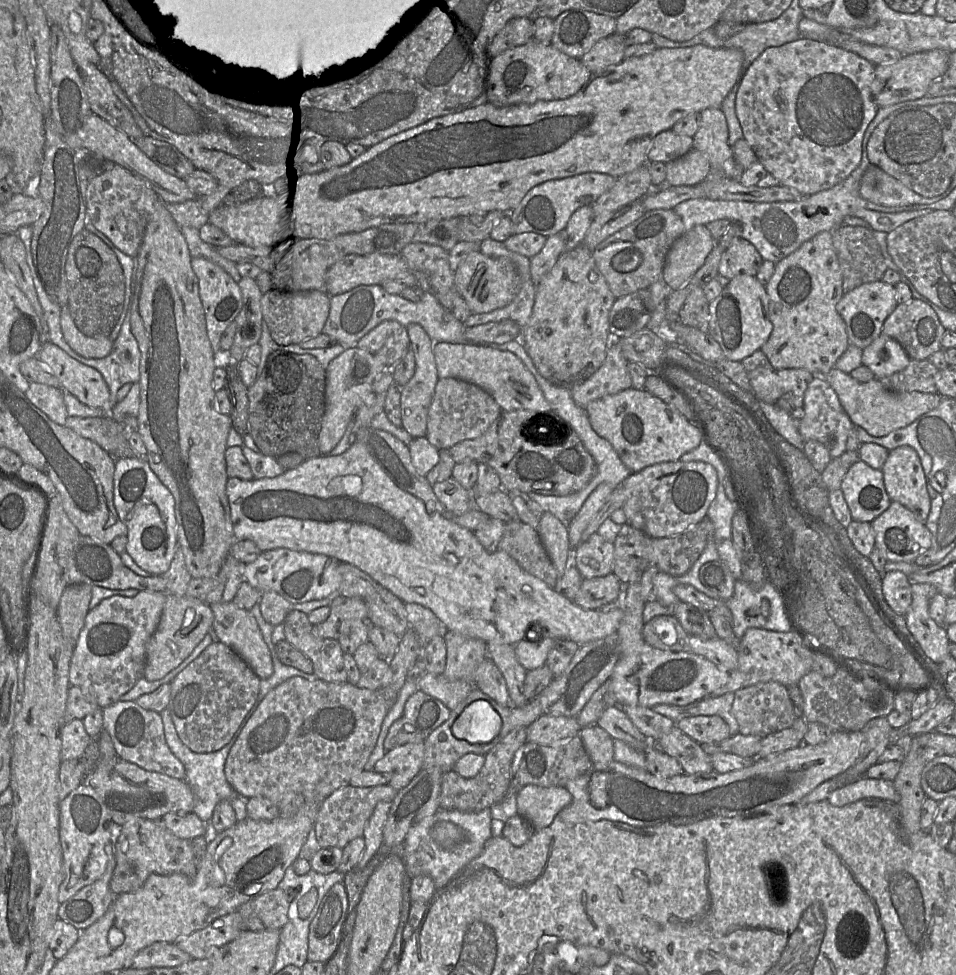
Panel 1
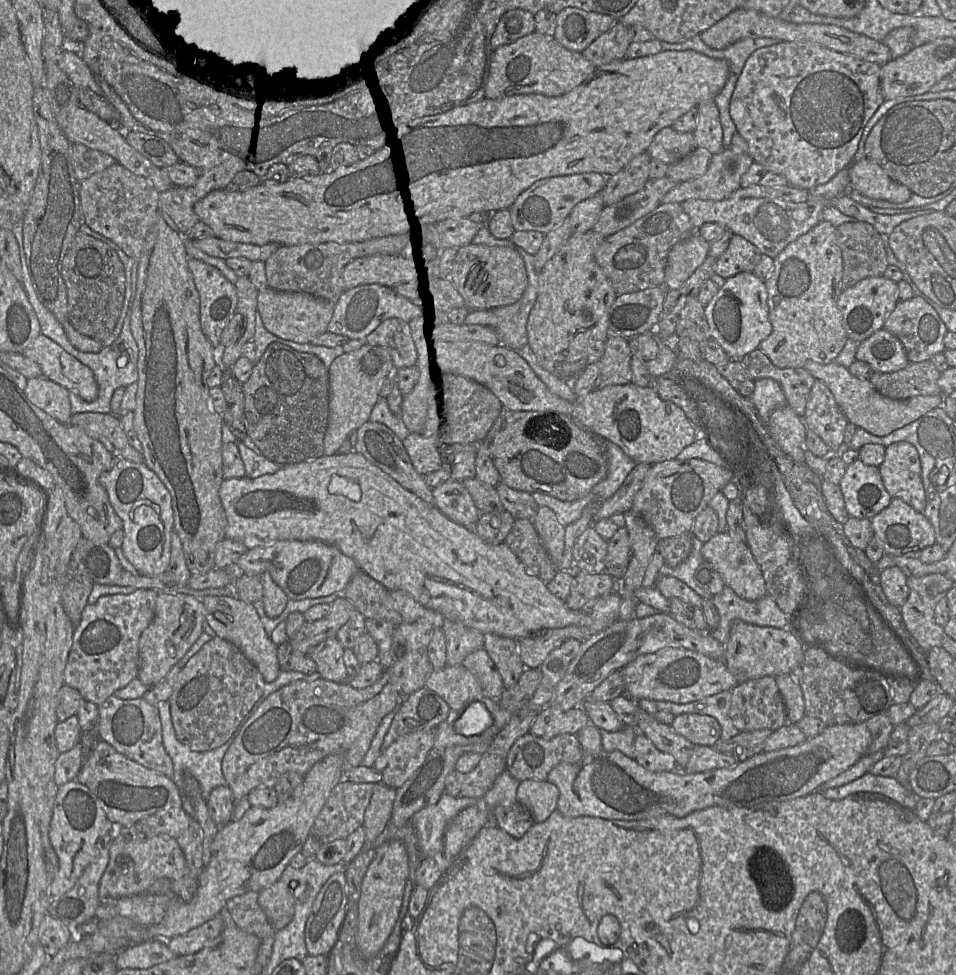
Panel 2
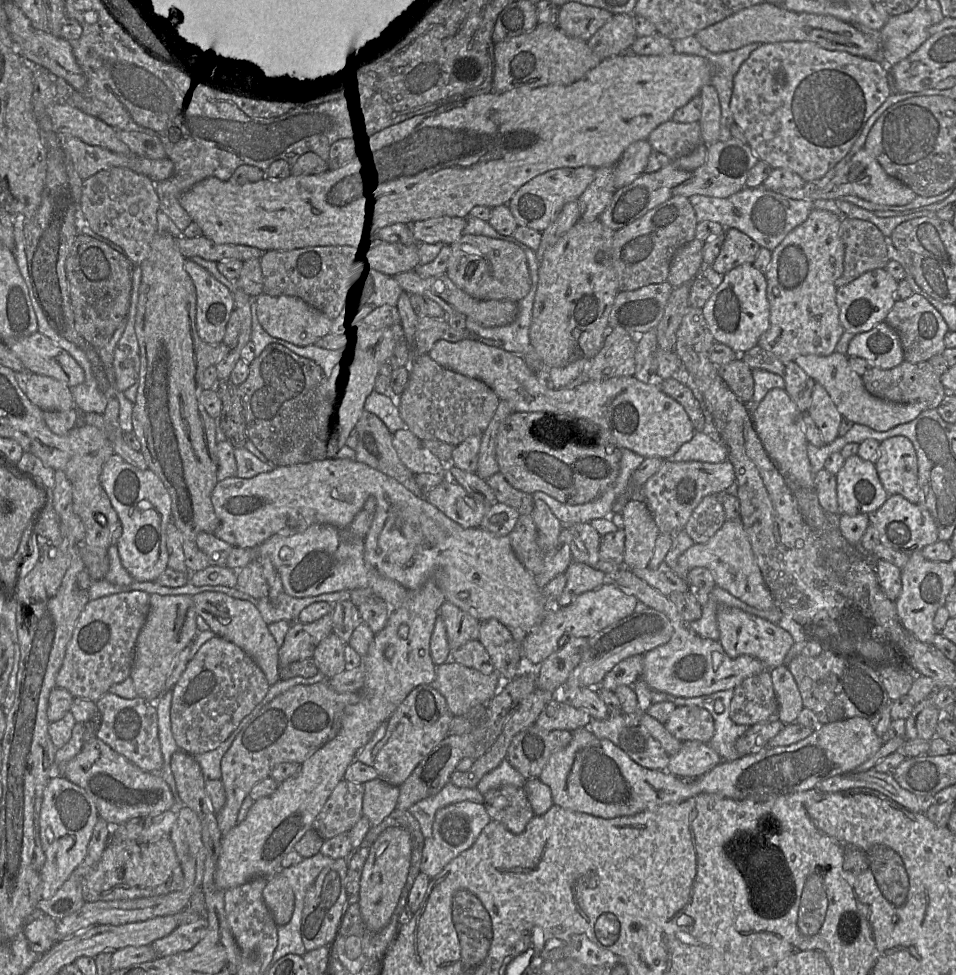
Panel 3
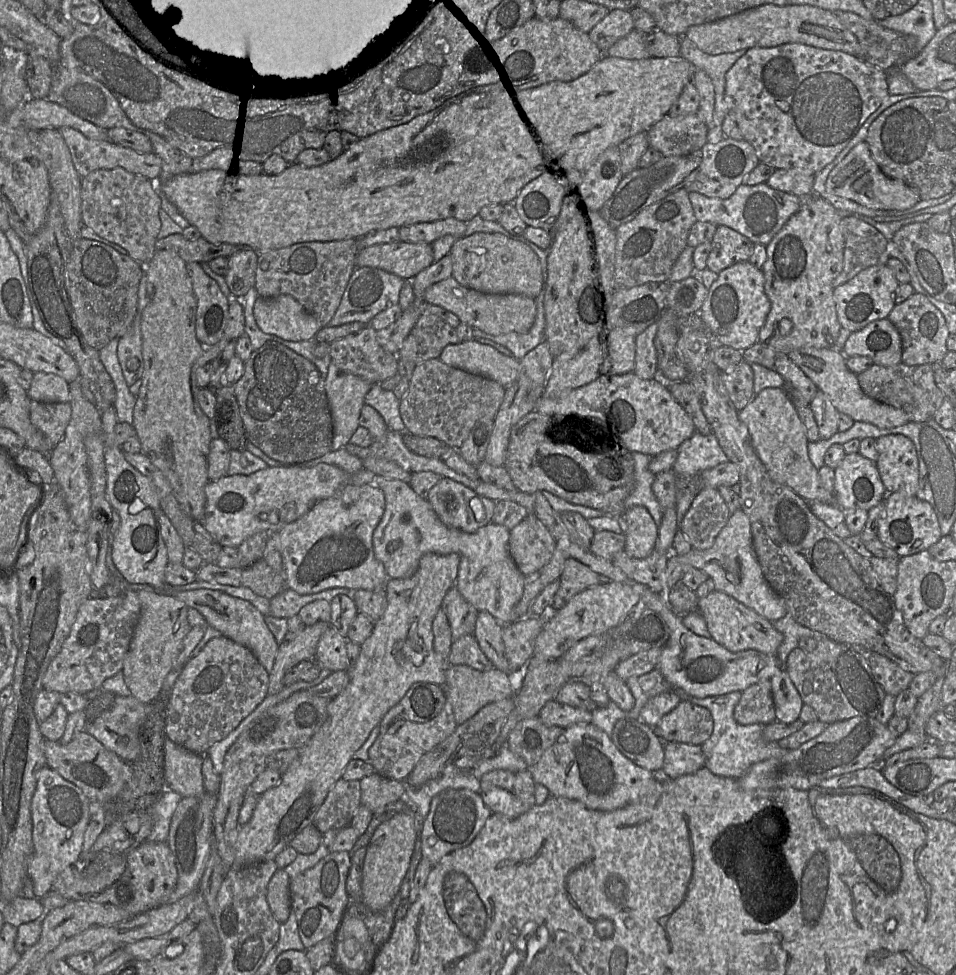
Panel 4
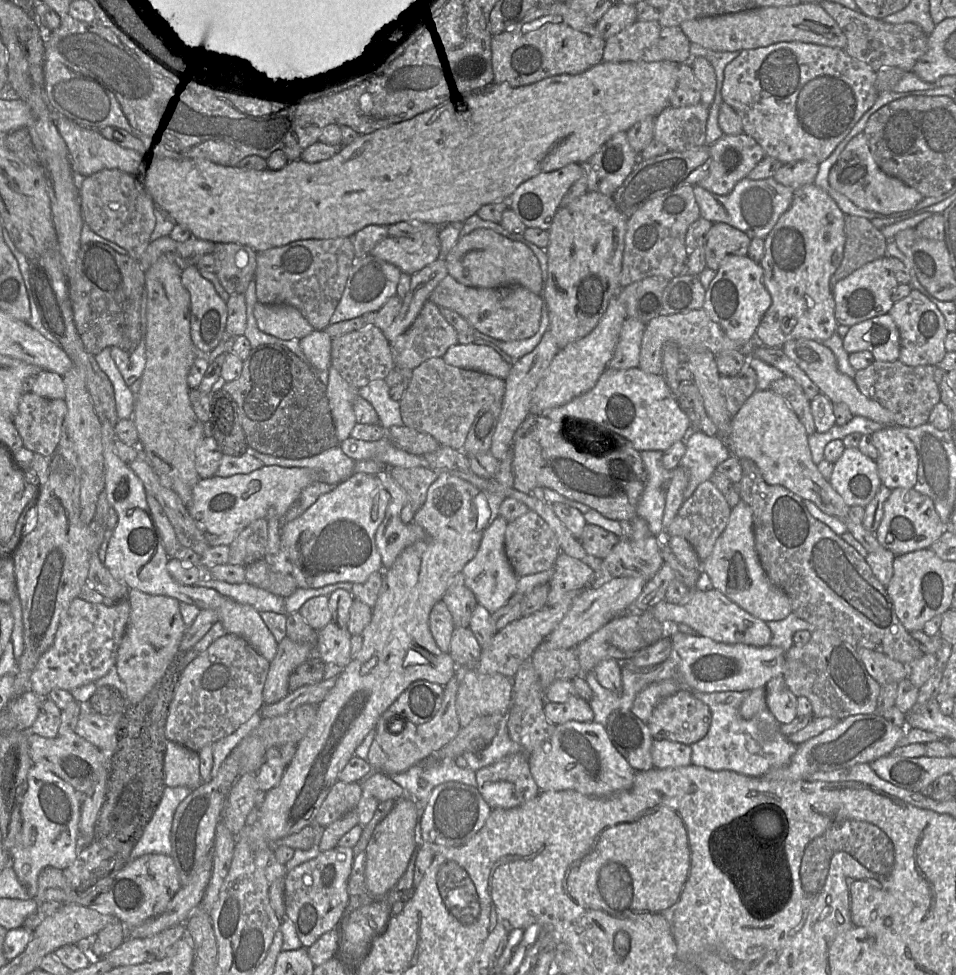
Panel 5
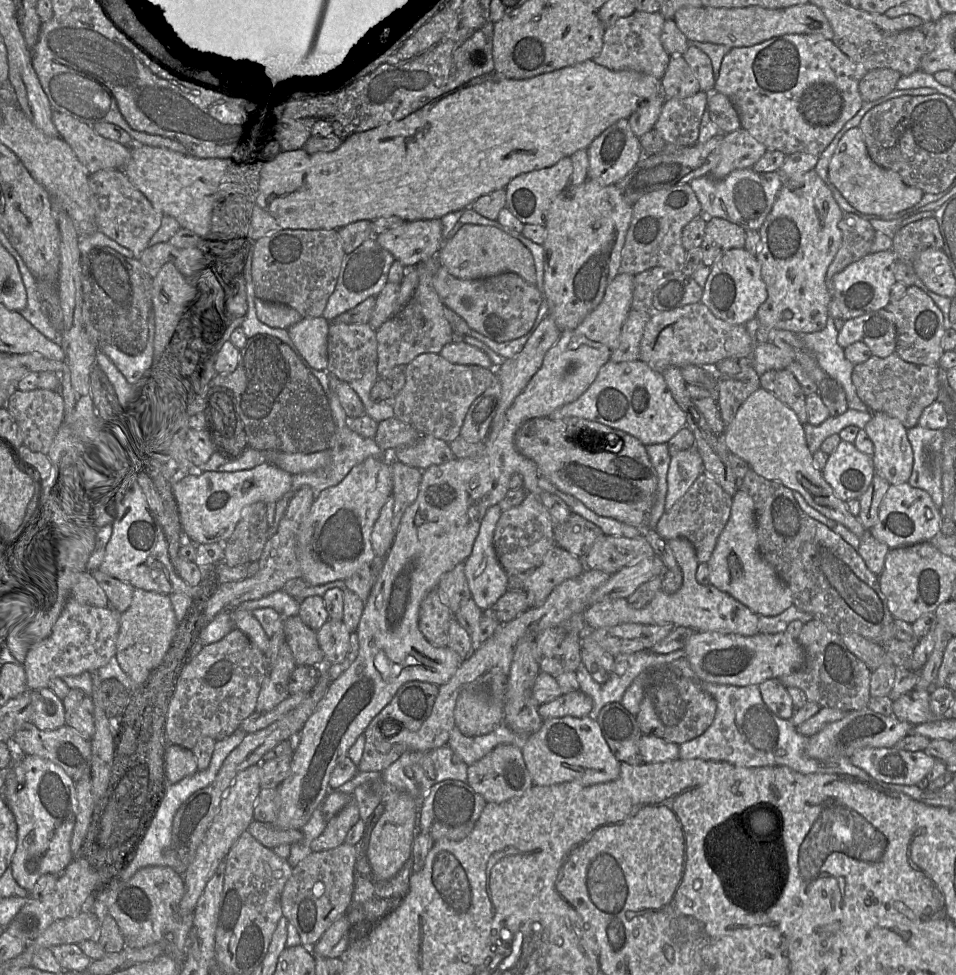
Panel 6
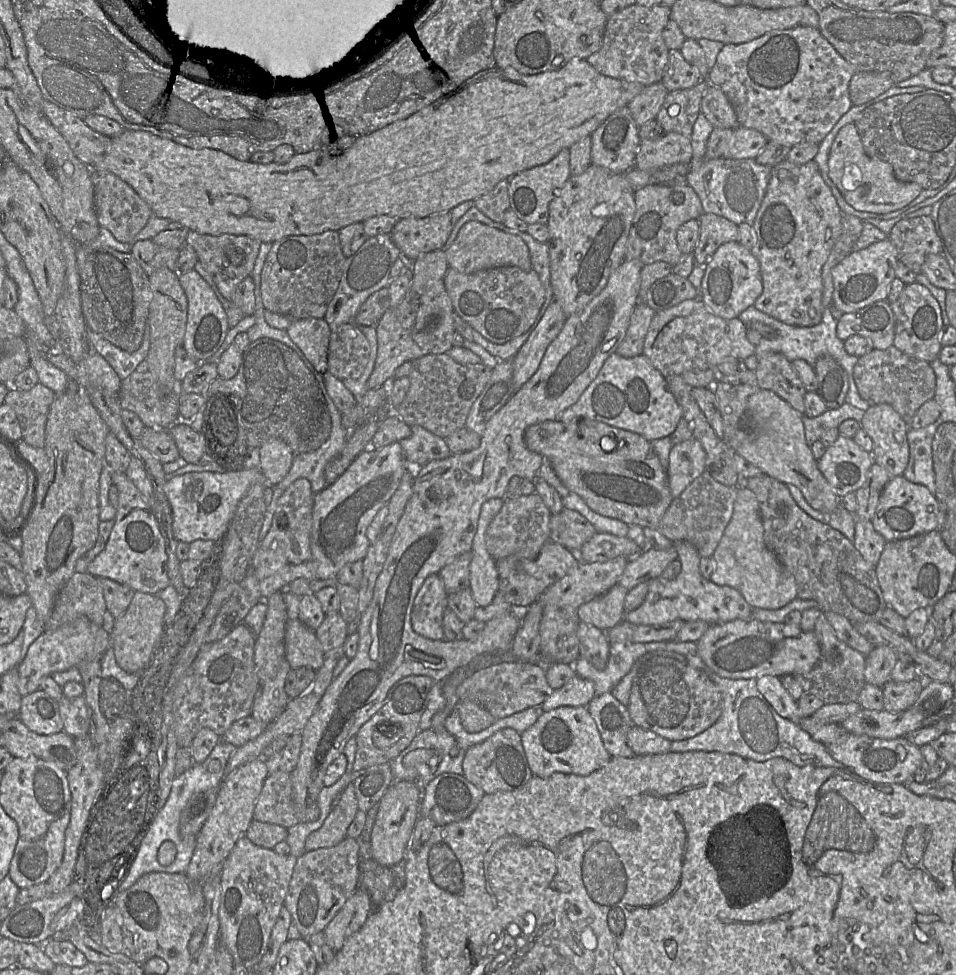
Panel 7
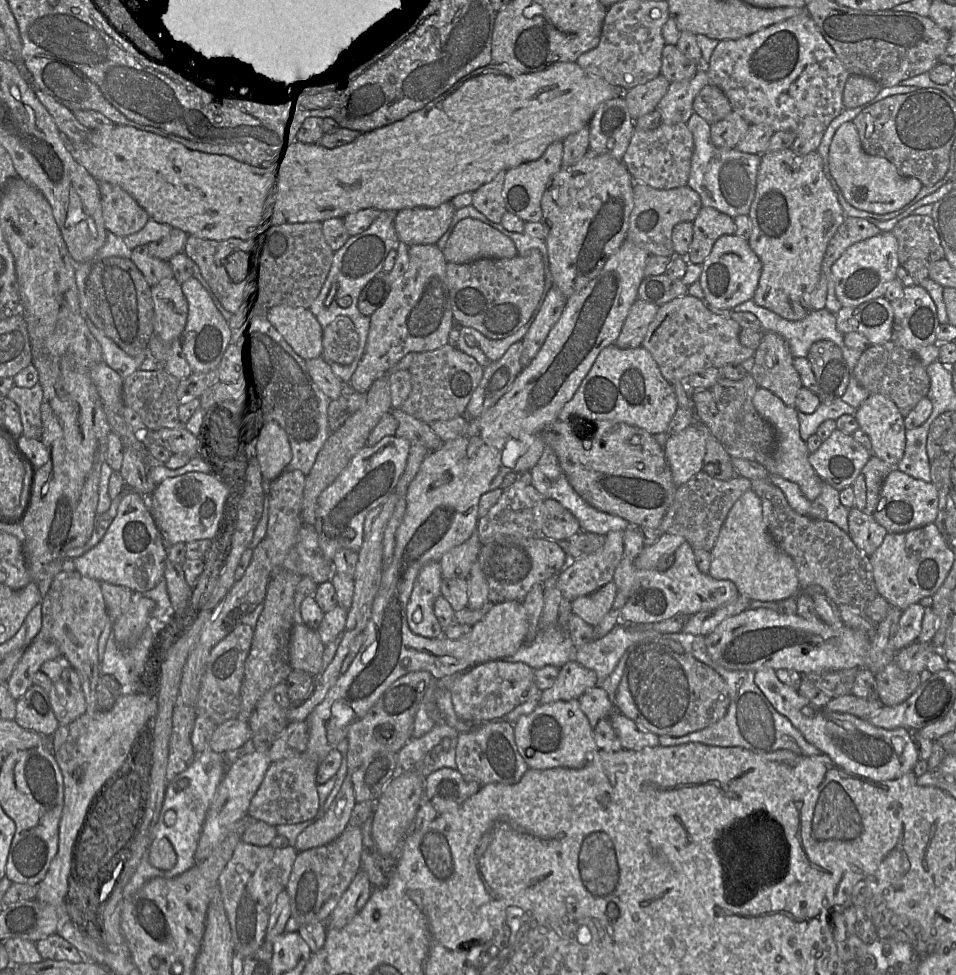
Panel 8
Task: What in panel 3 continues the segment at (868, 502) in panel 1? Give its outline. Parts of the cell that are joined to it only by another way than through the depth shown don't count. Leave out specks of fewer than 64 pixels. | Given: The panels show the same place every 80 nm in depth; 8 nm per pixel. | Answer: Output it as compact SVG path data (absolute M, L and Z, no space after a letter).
M852 455L836 475L837 499L841 514L874 514L889 494L878 476L875 463Z

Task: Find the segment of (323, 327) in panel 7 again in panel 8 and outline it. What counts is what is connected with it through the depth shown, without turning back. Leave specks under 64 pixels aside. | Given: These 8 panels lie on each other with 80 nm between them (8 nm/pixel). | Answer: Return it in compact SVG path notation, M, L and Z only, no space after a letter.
M279 306L267 320L301 358L322 357L324 329L309 309Z

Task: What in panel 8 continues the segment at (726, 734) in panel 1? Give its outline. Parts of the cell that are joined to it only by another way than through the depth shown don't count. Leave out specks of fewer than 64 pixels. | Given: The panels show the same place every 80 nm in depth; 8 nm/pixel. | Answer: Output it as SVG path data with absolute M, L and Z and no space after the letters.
M658 642L630 646L618 686L615 706L643 730L658 736L680 737L702 730L726 714L730 698L724 678L688 652L677 653Z

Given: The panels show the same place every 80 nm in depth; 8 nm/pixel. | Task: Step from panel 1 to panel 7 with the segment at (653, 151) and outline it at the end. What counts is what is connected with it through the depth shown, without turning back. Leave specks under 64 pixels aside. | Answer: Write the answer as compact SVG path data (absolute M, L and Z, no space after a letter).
M702 79L691 88L668 92L656 118L664 132L676 132L691 137L708 86L709 82Z

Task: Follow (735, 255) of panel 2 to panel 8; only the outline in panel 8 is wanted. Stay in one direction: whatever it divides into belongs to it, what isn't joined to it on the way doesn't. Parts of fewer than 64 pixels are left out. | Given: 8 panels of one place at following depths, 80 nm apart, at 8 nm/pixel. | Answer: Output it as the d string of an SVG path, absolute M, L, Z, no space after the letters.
M702 206L693 221L693 239L685 258L689 263L701 265L720 236L735 232L736 226L731 216L713 207Z

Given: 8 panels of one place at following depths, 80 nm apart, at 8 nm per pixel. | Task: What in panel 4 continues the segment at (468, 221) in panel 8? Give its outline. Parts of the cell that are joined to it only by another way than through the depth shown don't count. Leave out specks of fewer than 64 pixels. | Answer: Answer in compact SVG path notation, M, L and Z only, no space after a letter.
M476 232L455 240L449 255L452 277L462 286L482 293L519 294L535 299L542 289L541 267L525 244L499 233Z

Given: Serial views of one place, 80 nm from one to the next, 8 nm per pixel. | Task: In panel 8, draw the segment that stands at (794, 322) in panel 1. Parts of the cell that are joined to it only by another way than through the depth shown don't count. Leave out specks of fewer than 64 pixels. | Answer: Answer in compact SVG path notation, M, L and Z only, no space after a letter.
M788 148L761 154L755 197L748 216L751 220L748 243L762 263L754 302L787 320L797 321L805 318L812 311L811 298L820 279L828 243L847 217L824 174L823 160L819 152L816 150L799 155Z

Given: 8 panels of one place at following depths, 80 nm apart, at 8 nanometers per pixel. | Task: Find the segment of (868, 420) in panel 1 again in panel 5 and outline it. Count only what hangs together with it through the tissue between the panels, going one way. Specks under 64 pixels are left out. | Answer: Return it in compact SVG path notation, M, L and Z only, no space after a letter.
M808 339L789 340L782 346L784 353L793 360L801 370L826 395L832 403L844 403L854 416L863 416L884 425L894 424L894 415L876 401L864 396L858 389L854 378L839 371L832 350L822 343Z

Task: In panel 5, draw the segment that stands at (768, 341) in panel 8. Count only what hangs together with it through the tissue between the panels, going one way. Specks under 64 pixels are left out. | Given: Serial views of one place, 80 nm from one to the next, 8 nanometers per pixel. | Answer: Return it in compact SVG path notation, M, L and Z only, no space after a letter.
M785 375L783 378L773 381L769 389L785 399L804 425L808 435L816 432L810 400L792 377Z

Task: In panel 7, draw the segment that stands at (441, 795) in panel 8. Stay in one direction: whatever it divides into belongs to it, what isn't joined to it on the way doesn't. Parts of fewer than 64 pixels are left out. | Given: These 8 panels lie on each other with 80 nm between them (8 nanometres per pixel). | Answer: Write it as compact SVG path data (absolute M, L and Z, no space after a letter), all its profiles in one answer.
M443 773L423 788L420 816L432 819L436 826L461 821L474 812L484 795L463 774Z

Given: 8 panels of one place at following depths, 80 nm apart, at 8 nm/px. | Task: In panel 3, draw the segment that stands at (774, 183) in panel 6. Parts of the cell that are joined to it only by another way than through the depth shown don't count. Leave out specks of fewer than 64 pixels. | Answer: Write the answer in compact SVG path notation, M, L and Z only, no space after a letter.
M764 186L745 187L727 198L698 194L688 198L695 211L697 222L708 220L718 222L725 230L736 228L757 242L760 247L770 251L773 251L790 231L801 225L814 209L814 201L787 198Z

